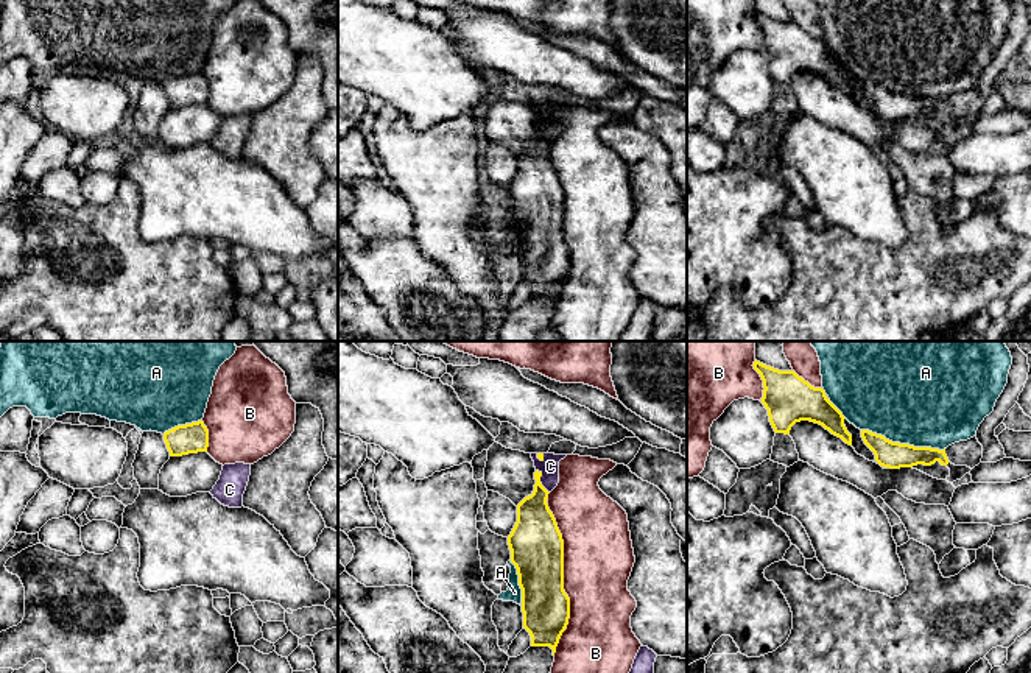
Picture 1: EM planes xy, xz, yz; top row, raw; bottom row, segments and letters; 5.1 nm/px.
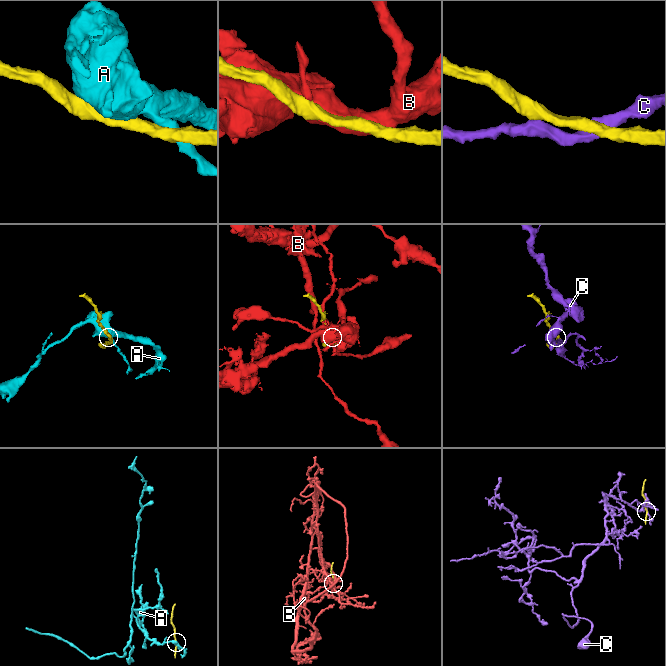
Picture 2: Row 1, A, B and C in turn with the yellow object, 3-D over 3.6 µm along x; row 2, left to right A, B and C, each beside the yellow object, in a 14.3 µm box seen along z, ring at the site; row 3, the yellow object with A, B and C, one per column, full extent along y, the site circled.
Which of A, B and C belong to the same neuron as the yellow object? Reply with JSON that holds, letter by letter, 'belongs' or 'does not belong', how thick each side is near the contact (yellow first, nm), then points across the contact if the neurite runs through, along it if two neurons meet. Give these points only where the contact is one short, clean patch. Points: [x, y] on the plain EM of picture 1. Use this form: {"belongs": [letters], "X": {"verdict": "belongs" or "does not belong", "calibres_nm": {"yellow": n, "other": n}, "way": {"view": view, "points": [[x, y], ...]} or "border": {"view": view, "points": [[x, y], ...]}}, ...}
{"belongs": [], "A": {"verdict": "does not belong", "calibres_nm": {"yellow": 140, "other": 480}}, "B": {"verdict": "does not belong", "calibres_nm": {"yellow": 280, "other": 360}}, "C": {"verdict": "does not belong", "calibres_nm": {"yellow": 220, "other": 100}, "border": {"view": "xz", "points": [[536, 120], [541, 125], [541, 136], [548, 144]]}}}

